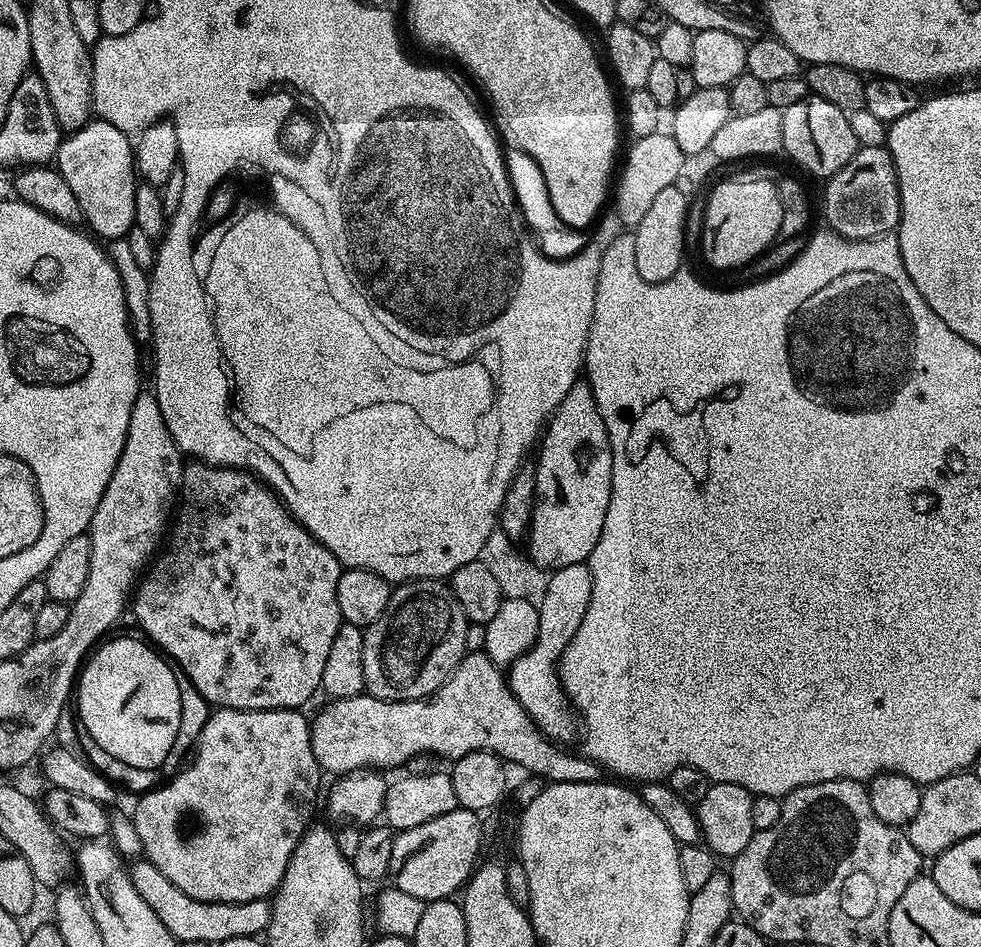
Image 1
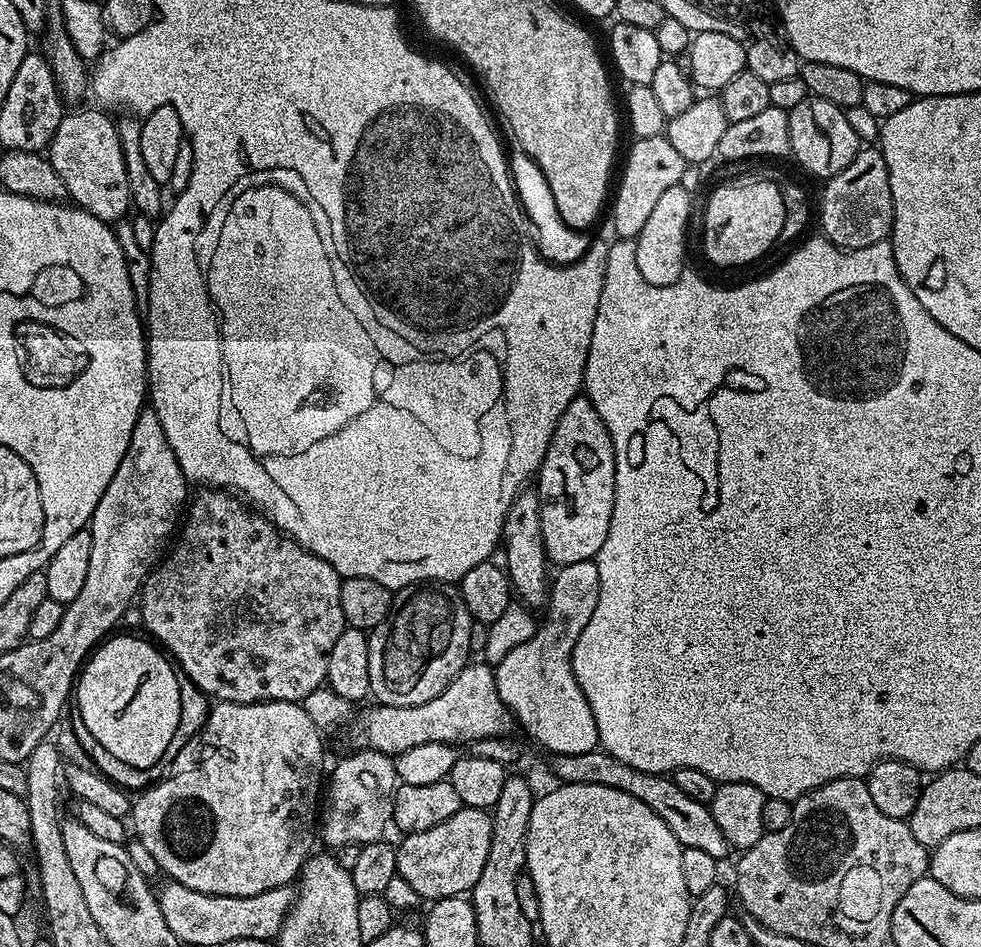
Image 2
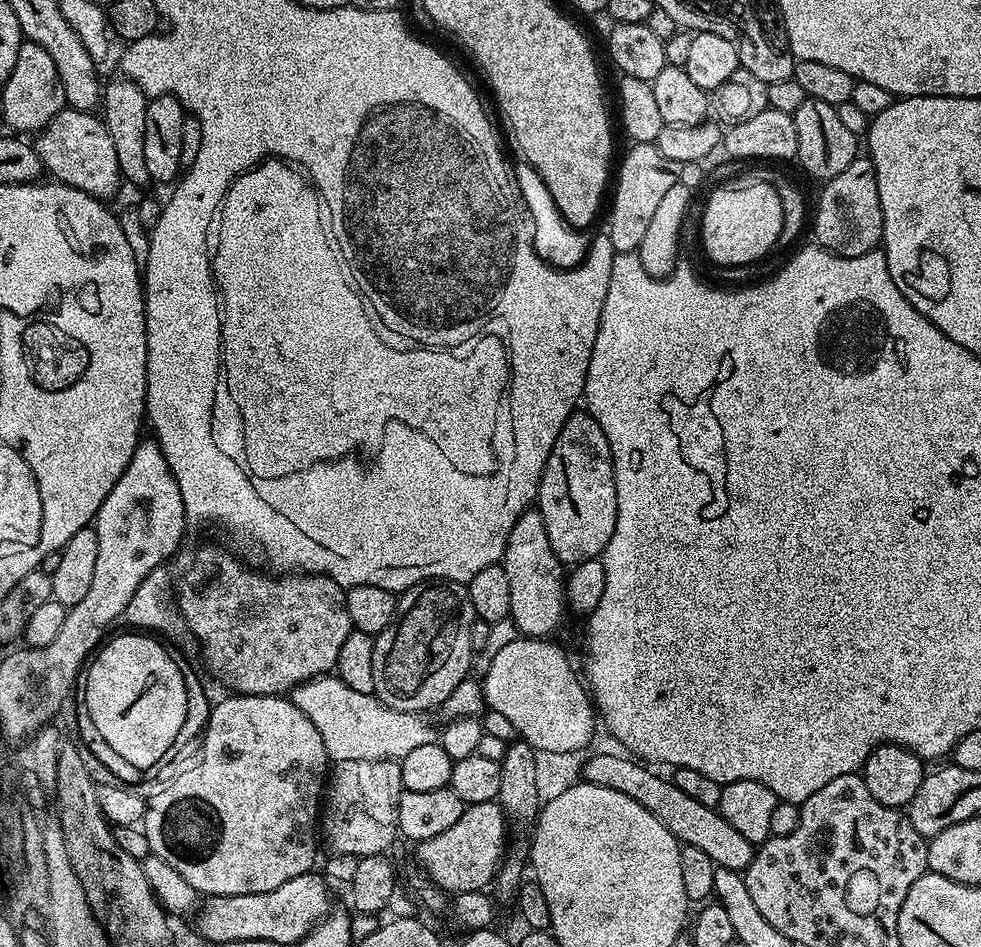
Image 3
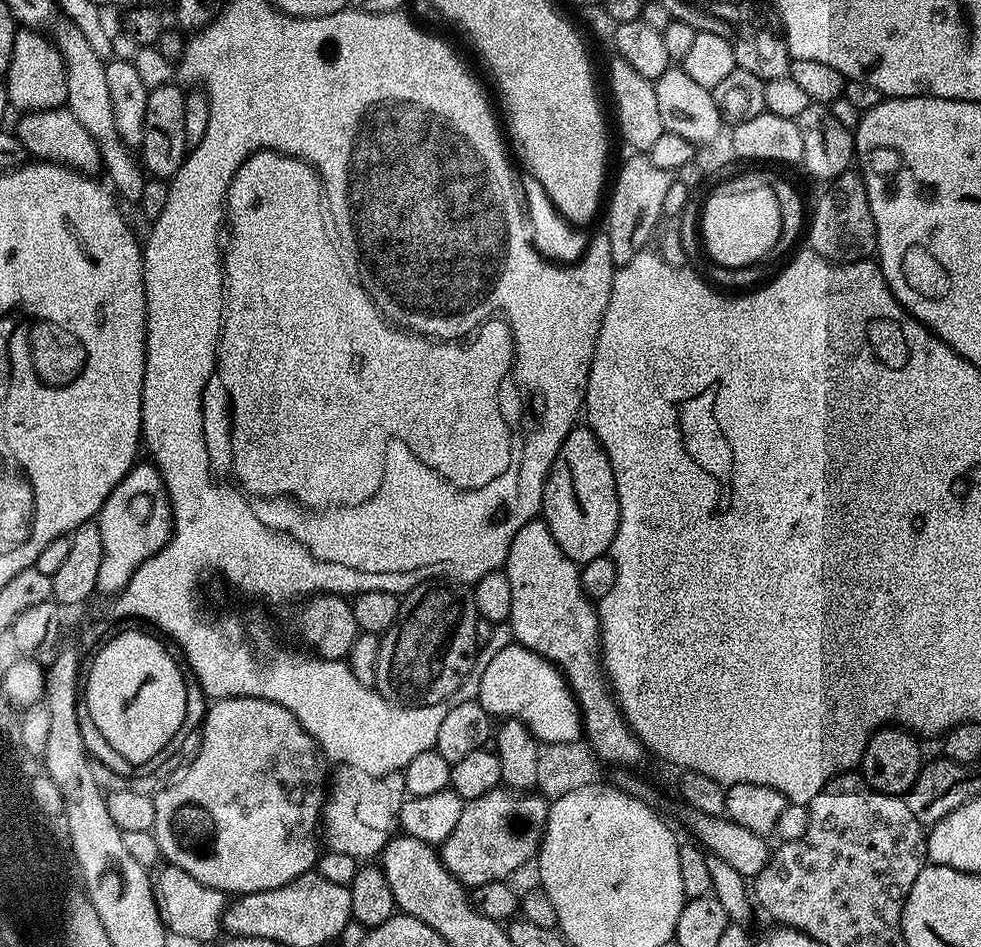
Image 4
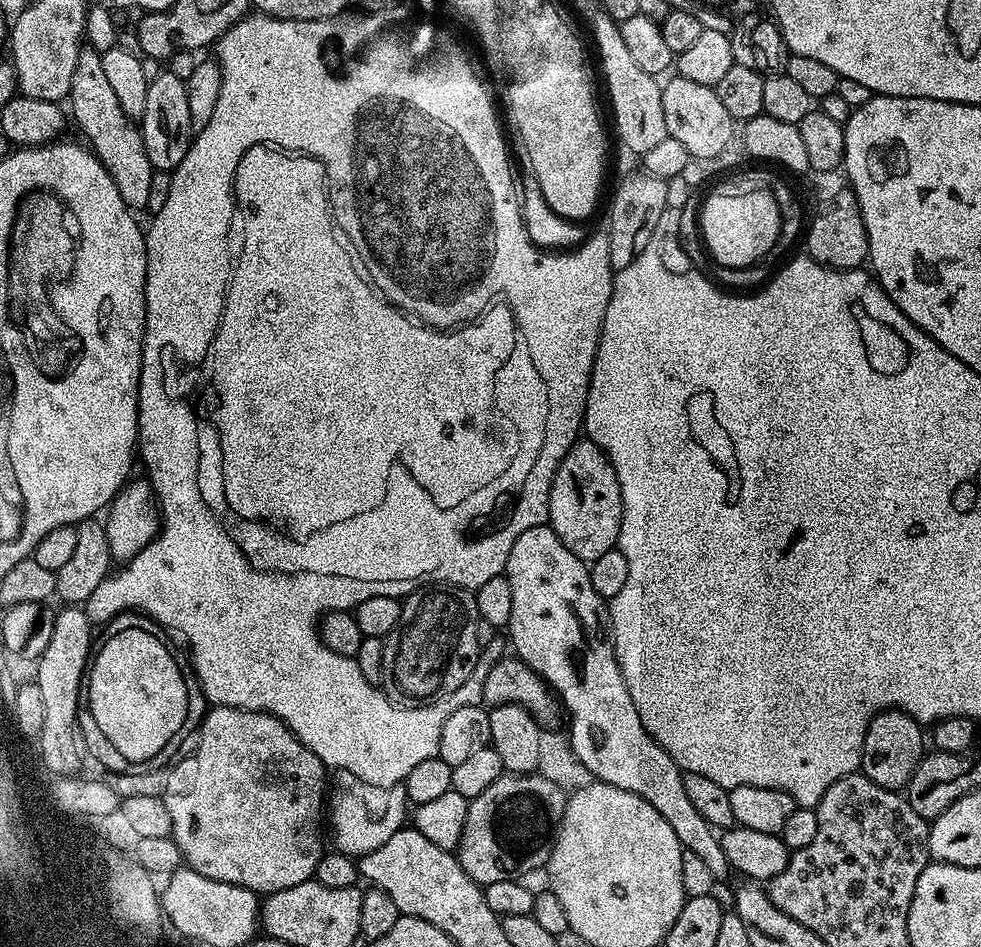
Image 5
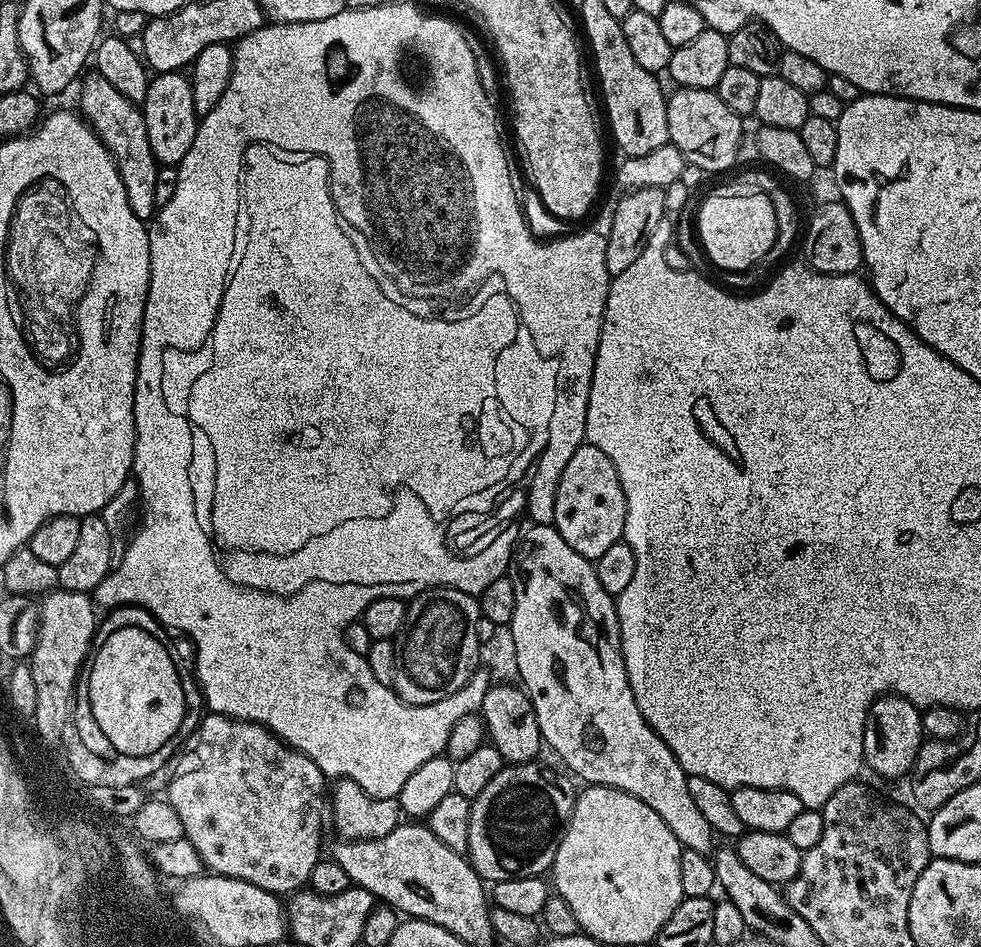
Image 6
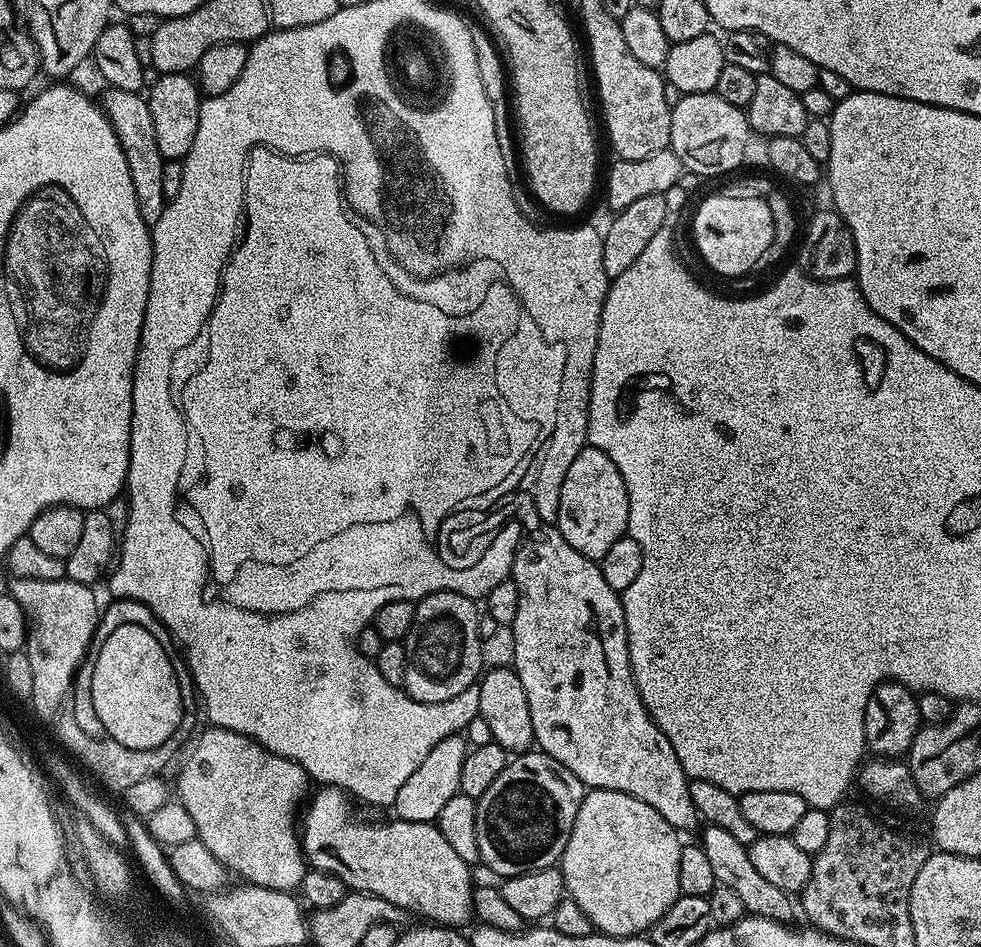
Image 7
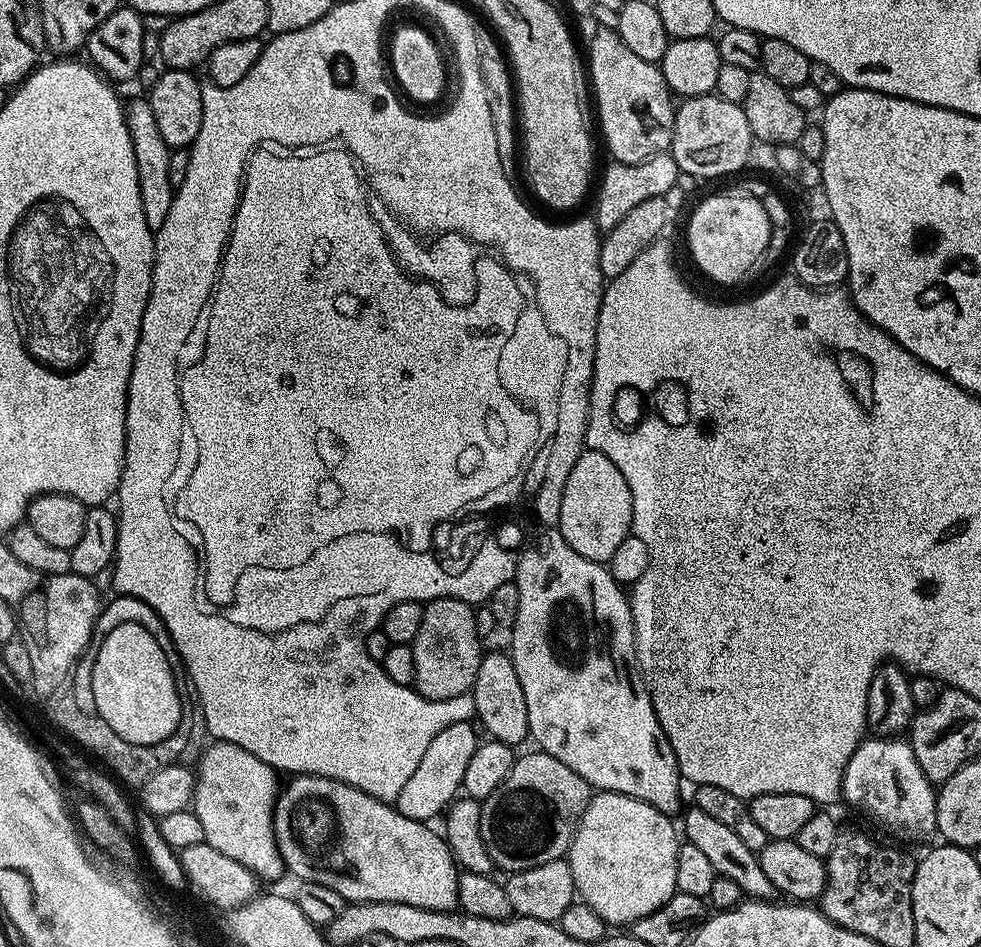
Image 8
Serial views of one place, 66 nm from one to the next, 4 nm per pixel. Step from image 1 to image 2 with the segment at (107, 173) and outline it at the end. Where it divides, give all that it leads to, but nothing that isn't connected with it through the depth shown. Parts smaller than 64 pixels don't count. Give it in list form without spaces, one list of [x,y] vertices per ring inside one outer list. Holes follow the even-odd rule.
[[[83,108],[64,115],[46,155],[54,170],[58,170],[62,182],[66,182],[66,190],[75,207],[86,209],[99,220],[117,222],[124,215],[129,215],[132,191],[130,182],[126,182],[126,162],[116,120],[108,117],[107,111],[95,112],[92,108]]]

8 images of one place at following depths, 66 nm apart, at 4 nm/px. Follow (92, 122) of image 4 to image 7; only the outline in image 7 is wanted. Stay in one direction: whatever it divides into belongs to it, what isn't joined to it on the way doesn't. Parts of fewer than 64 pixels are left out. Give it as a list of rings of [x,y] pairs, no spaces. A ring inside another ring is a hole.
[[[111,86],[103,90],[105,92],[102,107],[118,134],[122,154],[126,154],[126,162],[130,166],[130,178],[134,181],[134,198],[138,198],[138,214],[142,214],[142,222],[151,226],[158,222],[158,218],[162,218],[166,201],[162,194],[162,166],[165,158],[158,150],[158,138],[154,138],[154,118],[150,118],[150,106],[140,92]]]

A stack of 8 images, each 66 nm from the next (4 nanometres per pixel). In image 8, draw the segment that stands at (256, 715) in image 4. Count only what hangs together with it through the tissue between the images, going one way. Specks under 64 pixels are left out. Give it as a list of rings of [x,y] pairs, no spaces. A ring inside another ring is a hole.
[[[217,740],[209,745],[200,760],[200,769],[196,768],[194,772],[195,792],[190,805],[191,811],[196,813],[198,822],[202,822],[204,843],[226,854],[226,858],[242,862],[242,866],[246,866],[246,870],[253,872],[261,881],[278,879],[286,872],[282,854],[276,849],[276,835],[272,825],[276,797],[282,791],[281,777],[276,769],[262,762],[262,758],[254,758],[250,750],[242,750],[242,746],[234,746],[225,740]]]

